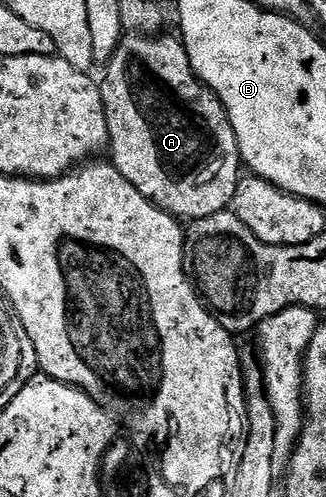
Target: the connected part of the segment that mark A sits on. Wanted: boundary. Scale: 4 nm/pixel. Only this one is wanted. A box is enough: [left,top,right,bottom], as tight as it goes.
[100,34,244,221]

